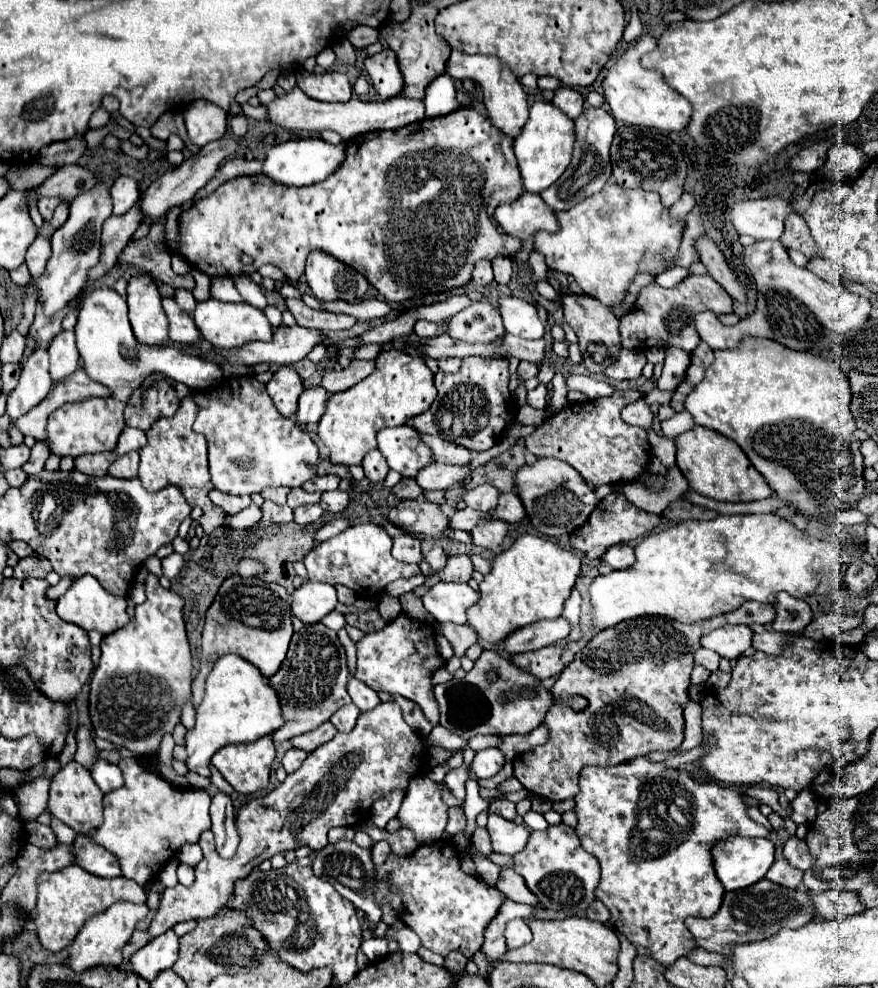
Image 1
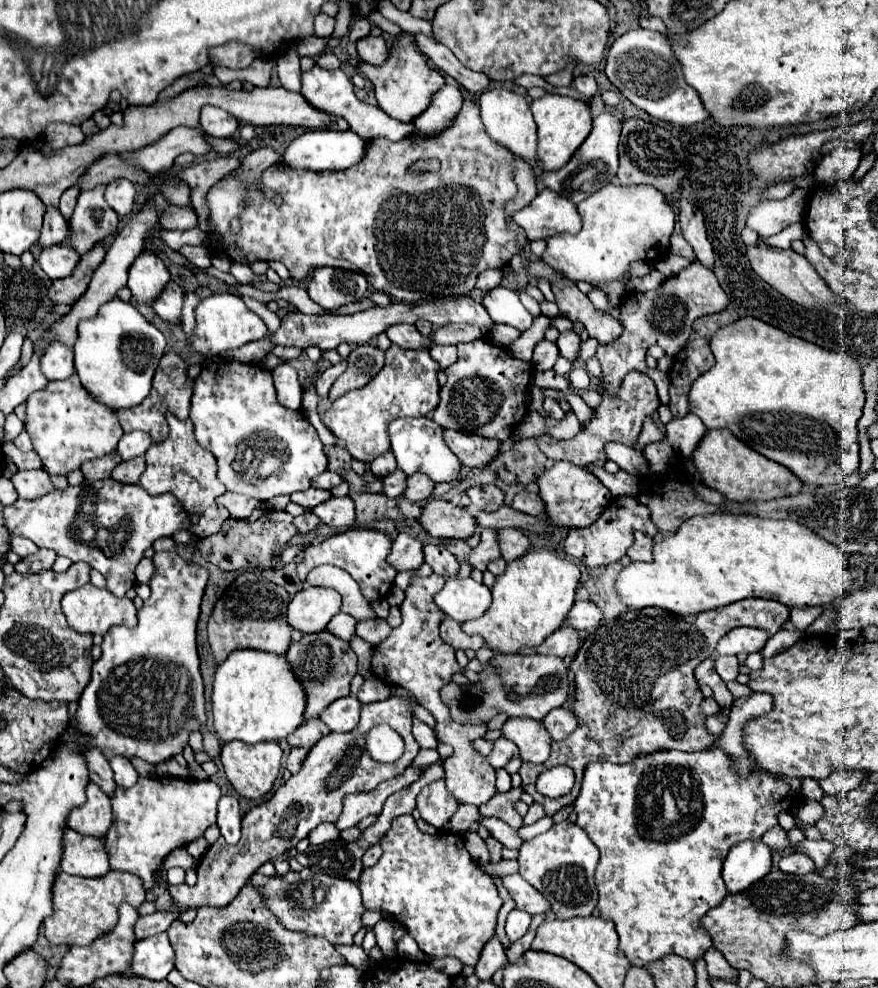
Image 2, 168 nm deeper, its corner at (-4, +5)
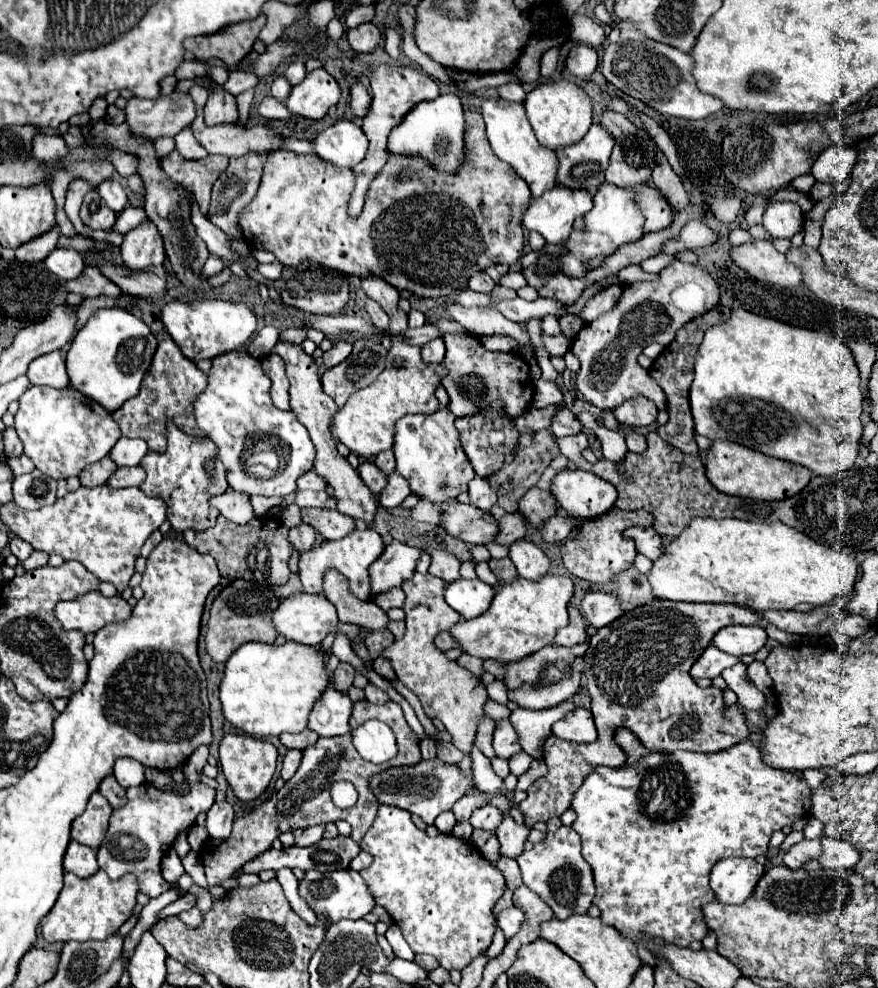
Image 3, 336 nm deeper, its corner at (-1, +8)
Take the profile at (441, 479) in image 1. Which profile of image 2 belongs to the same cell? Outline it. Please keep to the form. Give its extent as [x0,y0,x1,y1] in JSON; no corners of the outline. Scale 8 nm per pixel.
[403,474,435,502]

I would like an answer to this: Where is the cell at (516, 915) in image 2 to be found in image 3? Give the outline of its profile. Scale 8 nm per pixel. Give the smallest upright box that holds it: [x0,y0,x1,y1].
[496,907,524,939]

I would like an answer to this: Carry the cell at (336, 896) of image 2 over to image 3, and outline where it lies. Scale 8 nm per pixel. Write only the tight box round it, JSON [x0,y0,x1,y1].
[300,869,376,923]

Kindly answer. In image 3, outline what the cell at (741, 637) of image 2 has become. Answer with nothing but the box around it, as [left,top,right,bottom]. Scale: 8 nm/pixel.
[714,625,768,657]

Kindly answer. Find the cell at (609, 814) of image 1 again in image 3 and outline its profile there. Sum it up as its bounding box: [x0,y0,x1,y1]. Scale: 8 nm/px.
[572,739,812,967]

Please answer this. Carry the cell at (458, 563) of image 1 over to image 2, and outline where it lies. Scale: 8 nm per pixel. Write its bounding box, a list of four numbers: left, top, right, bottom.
[465,530,499,570]

